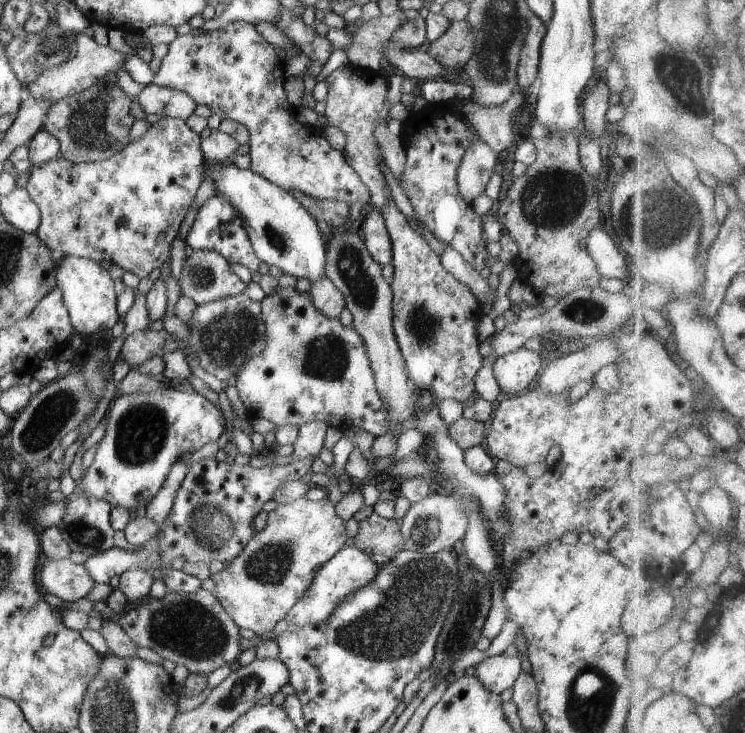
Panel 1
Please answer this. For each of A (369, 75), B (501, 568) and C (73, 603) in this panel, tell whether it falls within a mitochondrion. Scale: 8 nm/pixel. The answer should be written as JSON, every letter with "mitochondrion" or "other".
{"A":"other","B":"other","C":"other"}

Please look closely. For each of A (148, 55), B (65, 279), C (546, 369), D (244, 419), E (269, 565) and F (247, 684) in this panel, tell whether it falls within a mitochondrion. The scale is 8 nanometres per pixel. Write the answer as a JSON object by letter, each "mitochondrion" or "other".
{"A":"other","B":"other","C":"other","D":"other","E":"mitochondrion","F":"mitochondrion"}

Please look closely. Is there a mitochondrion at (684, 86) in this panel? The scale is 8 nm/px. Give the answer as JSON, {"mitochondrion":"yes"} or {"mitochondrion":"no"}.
{"mitochondrion":"yes"}

